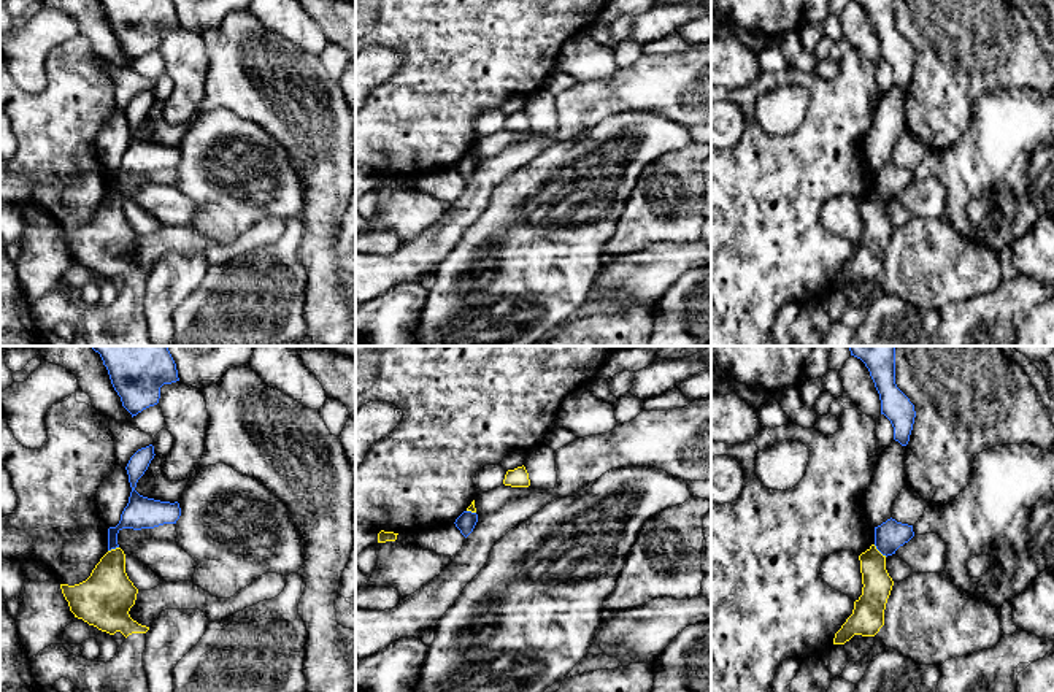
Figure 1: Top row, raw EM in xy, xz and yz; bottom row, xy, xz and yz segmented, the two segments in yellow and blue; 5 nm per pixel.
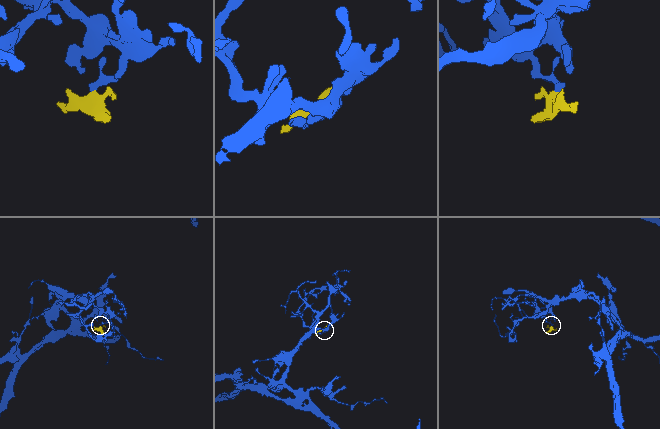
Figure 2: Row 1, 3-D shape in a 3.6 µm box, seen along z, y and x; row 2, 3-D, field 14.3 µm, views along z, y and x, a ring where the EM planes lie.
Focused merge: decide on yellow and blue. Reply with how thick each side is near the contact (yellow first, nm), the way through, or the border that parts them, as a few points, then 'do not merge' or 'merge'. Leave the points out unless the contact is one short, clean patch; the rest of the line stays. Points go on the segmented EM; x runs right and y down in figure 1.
140 nm thick on the yellow side, 150 nm on the other; border along yz (873, 545), (886, 556); do not merge

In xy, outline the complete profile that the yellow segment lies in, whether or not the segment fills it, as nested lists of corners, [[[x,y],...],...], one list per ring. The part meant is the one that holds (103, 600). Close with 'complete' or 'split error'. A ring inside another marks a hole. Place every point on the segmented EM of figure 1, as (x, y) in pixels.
[[[108,551],[86,581],[60,589],[75,617],[110,635],[121,632],[125,640],[106,663],[76,657],[62,643],[51,644],[29,657],[37,684],[48,687],[67,678],[81,692],[149,692],[143,667],[149,627],[129,614],[138,589],[125,573],[124,551]]]; split error

